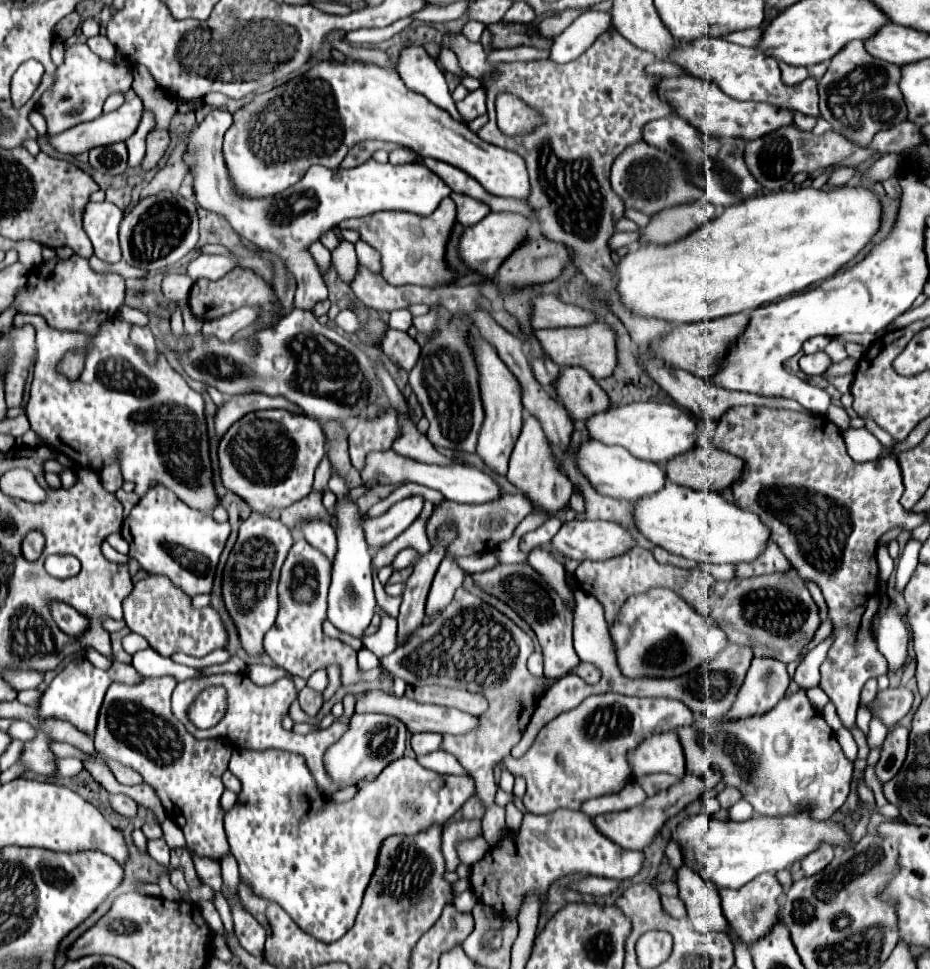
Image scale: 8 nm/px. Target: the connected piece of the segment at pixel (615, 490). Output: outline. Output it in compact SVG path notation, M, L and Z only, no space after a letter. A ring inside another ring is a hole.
M593 438L585 440L577 448L577 470L591 482L591 486L599 494L611 496L611 498L623 498L623 500L629 500L629 502L635 502L635 500L643 498L647 494L661 490L667 482L665 470L659 464L639 460L639 458L631 456L625 448L607 446L603 442L593 440Z

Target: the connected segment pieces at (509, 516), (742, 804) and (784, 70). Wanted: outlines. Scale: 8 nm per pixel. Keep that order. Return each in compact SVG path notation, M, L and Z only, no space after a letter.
M503 492L503 498L499 498L499 502L485 502L485 504L457 504L457 502L445 500L443 510L433 508L433 514L427 520L425 530L431 542L431 538L435 538L435 530L439 530L439 522L443 522L443 518L451 518L451 522L455 522L455 538L451 540L451 546L447 546L447 554L471 556L477 552L491 550L497 542L511 538L515 526L531 512L533 512L533 506L525 496L507 494L507 492Z
M739 800L733 808L729 809L729 818L733 818L735 821L745 821L751 816L753 816L753 808L745 800Z
M785 62L779 64L779 70L783 74L783 82L787 82L787 86L797 86L799 82L803 82L803 78L807 78L807 68L795 68L795 66L787 66Z

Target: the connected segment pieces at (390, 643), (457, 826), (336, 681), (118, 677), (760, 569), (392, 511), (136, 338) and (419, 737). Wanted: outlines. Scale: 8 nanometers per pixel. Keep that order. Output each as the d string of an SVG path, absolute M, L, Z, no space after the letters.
M377 608L377 612L381 614L381 626L373 636L363 638L363 646L369 648L377 658L383 658L397 646L397 620L385 614L381 608Z
M461 820L443 830L441 850L443 850L445 866L449 872L455 872L455 868L459 866L455 842L463 840L463 838L475 838L475 836L481 836L481 820Z
M337 665L330 666L327 669L329 684L323 692L324 701L328 701L336 691L342 686L340 680L340 668Z
M83 658L83 662L75 662L71 660L49 684L49 688L45 690L41 702L39 702L39 716L41 718L59 718L59 720L69 720L77 730L93 736L95 734L95 724L97 724L97 714L103 702L103 696L107 692L107 688L115 682L125 682L129 686L143 682L143 676L127 664L121 662L113 662L113 666L109 670L101 670L95 668L87 658Z
M767 542L767 550L759 554L755 562L743 562L743 566L735 566L735 576L739 578L749 578L749 576L759 576L759 574L771 574L771 572L785 572L789 568L787 558L775 546L773 542Z
M411 496L397 504L393 504L385 514L363 520L363 534L370 554L374 557L380 548L393 538L397 538L401 532L405 532L421 514L423 510L423 498Z
M133 326L133 330L131 330L131 340L135 342L135 346L137 346L139 350L145 352L143 358L147 358L147 362L155 362L155 354L159 354L159 350L157 350L155 338L153 338L153 334L151 334L151 330L149 330L147 326L145 326L145 328Z
M419 732L411 736L411 748L415 754L431 754L441 748L442 735L433 732Z

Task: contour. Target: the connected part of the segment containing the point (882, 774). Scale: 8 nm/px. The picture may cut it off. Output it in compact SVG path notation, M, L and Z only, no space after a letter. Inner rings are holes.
M895 726L893 730L889 730L889 734L883 742L881 758L875 768L877 776L883 784L887 780L891 780L899 772L899 768L903 766L905 754L907 754L907 738L909 738L909 730L903 726Z

